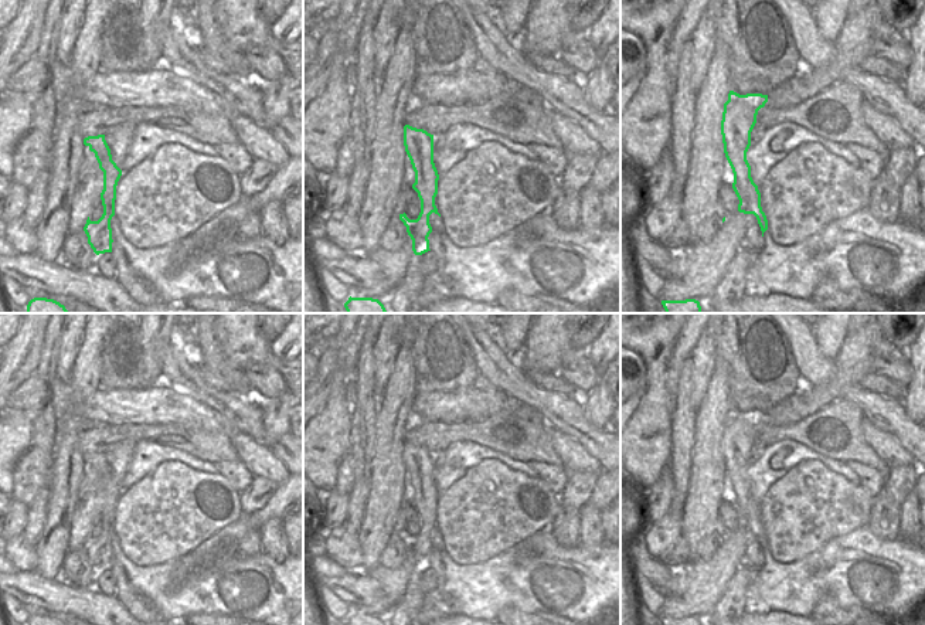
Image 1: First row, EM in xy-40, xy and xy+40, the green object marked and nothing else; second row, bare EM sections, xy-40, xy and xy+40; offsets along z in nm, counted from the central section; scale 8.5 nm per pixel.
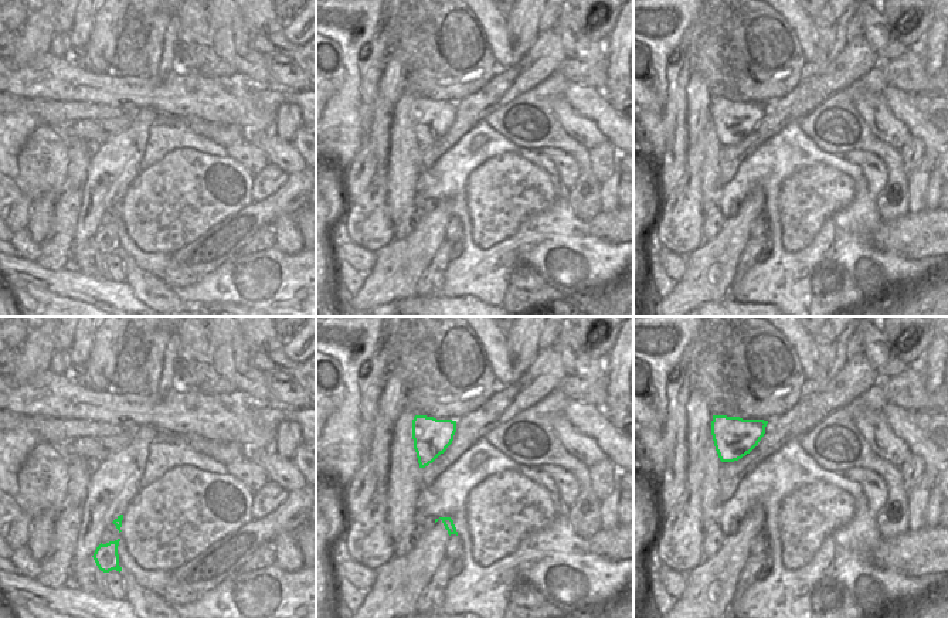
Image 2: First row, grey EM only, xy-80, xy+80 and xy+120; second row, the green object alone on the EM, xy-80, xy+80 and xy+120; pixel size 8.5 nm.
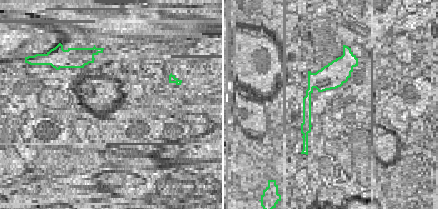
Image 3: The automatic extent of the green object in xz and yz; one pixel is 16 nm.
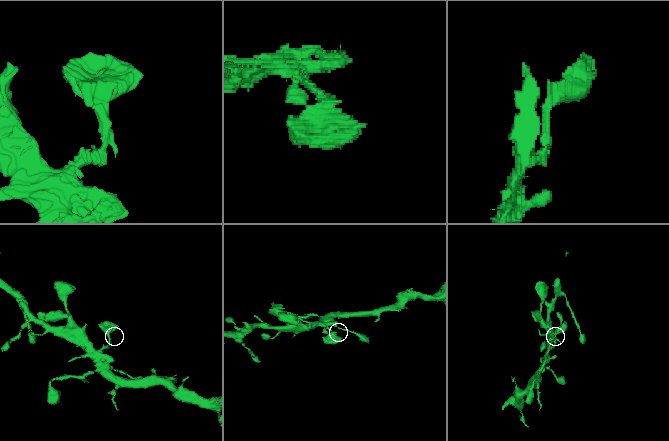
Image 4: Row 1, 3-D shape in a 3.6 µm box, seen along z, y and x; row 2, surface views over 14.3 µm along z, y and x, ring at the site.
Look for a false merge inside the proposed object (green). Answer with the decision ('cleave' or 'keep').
cleave

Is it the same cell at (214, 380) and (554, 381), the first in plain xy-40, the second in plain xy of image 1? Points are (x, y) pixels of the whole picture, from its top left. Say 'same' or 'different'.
same

